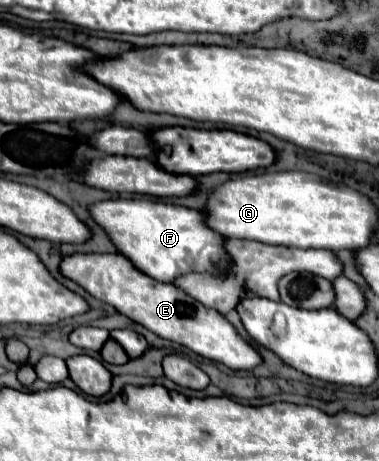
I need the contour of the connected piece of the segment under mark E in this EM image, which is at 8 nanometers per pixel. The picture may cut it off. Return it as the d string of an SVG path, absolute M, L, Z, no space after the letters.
M119 253L67 255L61 261L61 273L77 281L93 297L113 305L117 311L121 311L135 323L141 323L155 335L181 343L211 361L219 361L231 369L253 369L263 361L259 351L235 331L235 327L223 317L223 313L203 305L201 301L193 299L189 293L181 291L171 283L159 283L151 279L149 275L139 271L125 255Z

